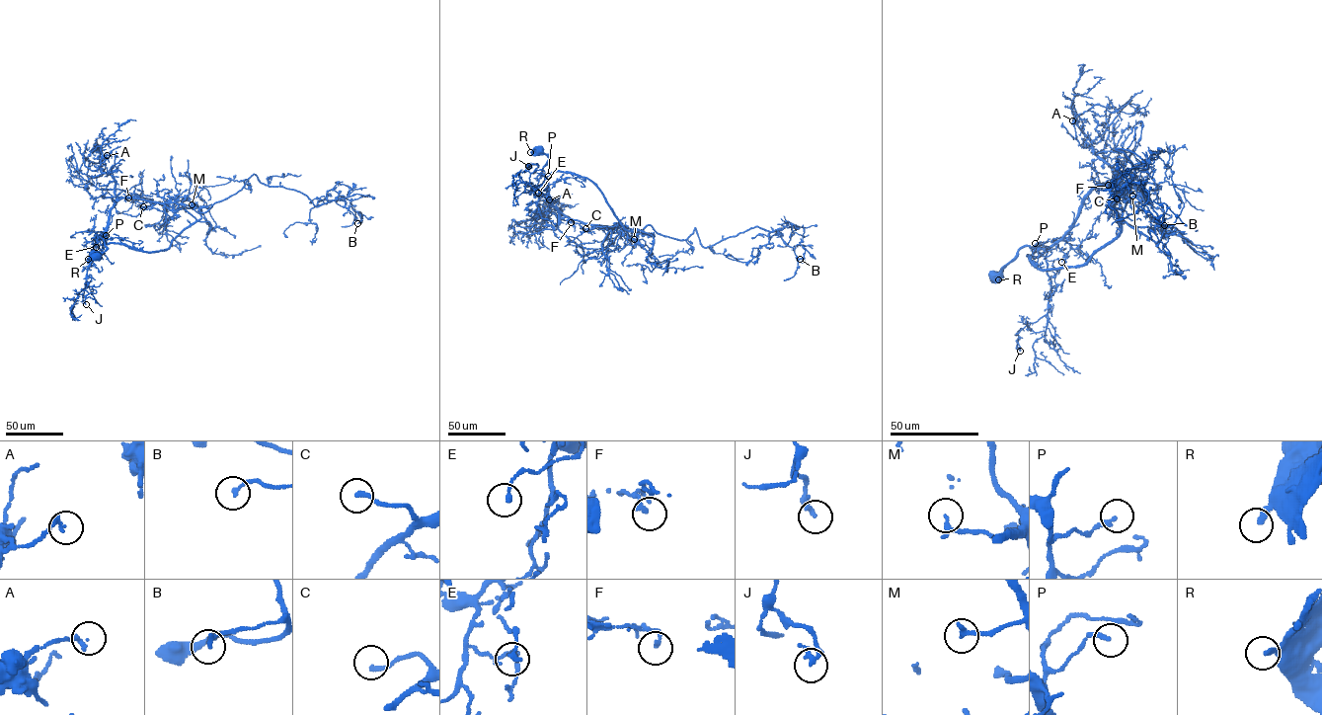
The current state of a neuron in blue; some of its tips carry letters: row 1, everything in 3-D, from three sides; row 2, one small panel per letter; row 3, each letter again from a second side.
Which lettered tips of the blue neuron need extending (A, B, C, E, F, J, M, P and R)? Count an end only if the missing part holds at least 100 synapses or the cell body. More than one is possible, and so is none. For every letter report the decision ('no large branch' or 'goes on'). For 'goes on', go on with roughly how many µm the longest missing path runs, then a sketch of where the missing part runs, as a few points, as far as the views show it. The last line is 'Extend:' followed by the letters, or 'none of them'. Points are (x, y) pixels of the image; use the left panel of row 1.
A: no large branch
B: no large branch
C: no large branch
E: no large branch
F: no large branch
J: no large branch
M: no large branch
P: no large branch
R: no large branch
Extend: none of them

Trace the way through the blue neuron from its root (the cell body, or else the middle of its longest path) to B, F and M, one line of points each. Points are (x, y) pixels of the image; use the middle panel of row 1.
B: (538, 149), (547, 180), (588, 179), (629, 230), (695, 227), (706, 247), (758, 226), (800, 259)
F: (538, 149), (549, 158), (540, 173), (546, 181), (548, 198), (571, 222)
M: (538, 149), (549, 158), (540, 174), (559, 211), (630, 231), (634, 239)

